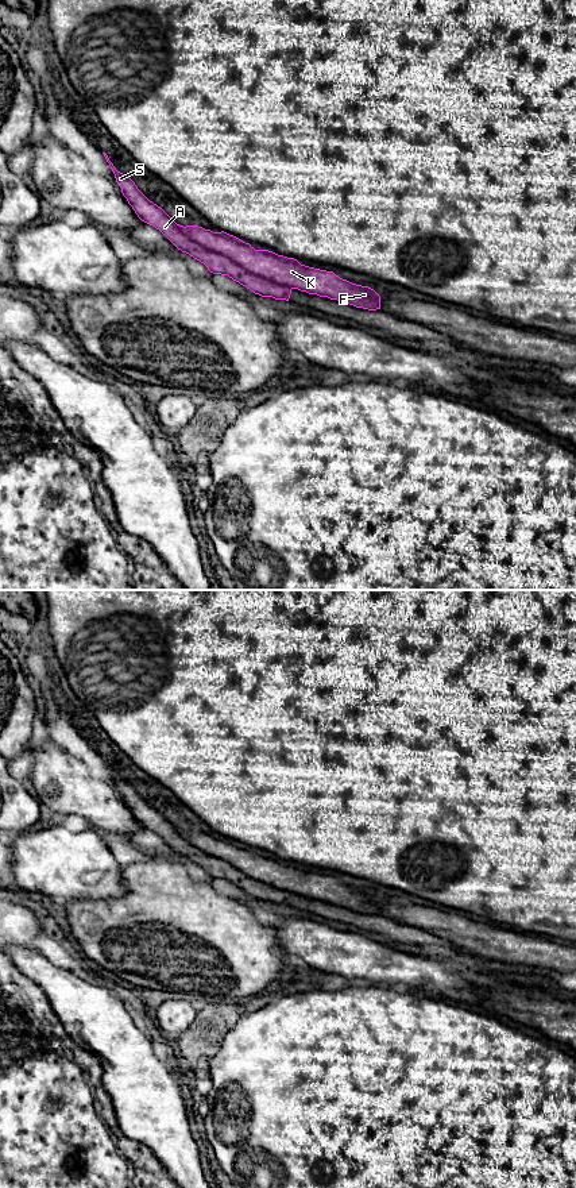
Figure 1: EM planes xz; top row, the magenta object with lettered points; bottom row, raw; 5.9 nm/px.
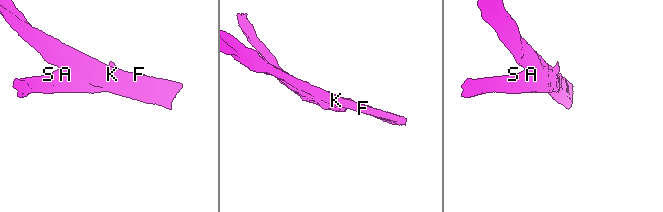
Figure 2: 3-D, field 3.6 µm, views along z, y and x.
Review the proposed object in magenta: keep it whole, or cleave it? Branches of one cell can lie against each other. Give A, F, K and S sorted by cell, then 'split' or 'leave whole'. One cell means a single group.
groups A S / F K; split

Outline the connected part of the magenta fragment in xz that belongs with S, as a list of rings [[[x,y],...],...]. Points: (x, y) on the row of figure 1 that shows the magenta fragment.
[[[105,153],[103,154],[115,174],[116,182],[121,188],[123,196],[127,198],[128,204],[142,221],[159,230],[178,250],[204,263],[210,273],[228,275],[262,297],[289,301],[291,294],[291,289],[289,286],[282,286],[259,275],[254,275],[229,258],[219,252],[209,251],[190,239],[182,231],[179,224],[177,224],[161,207],[150,201],[138,189],[135,182],[129,177],[117,171],[108,155]]]

